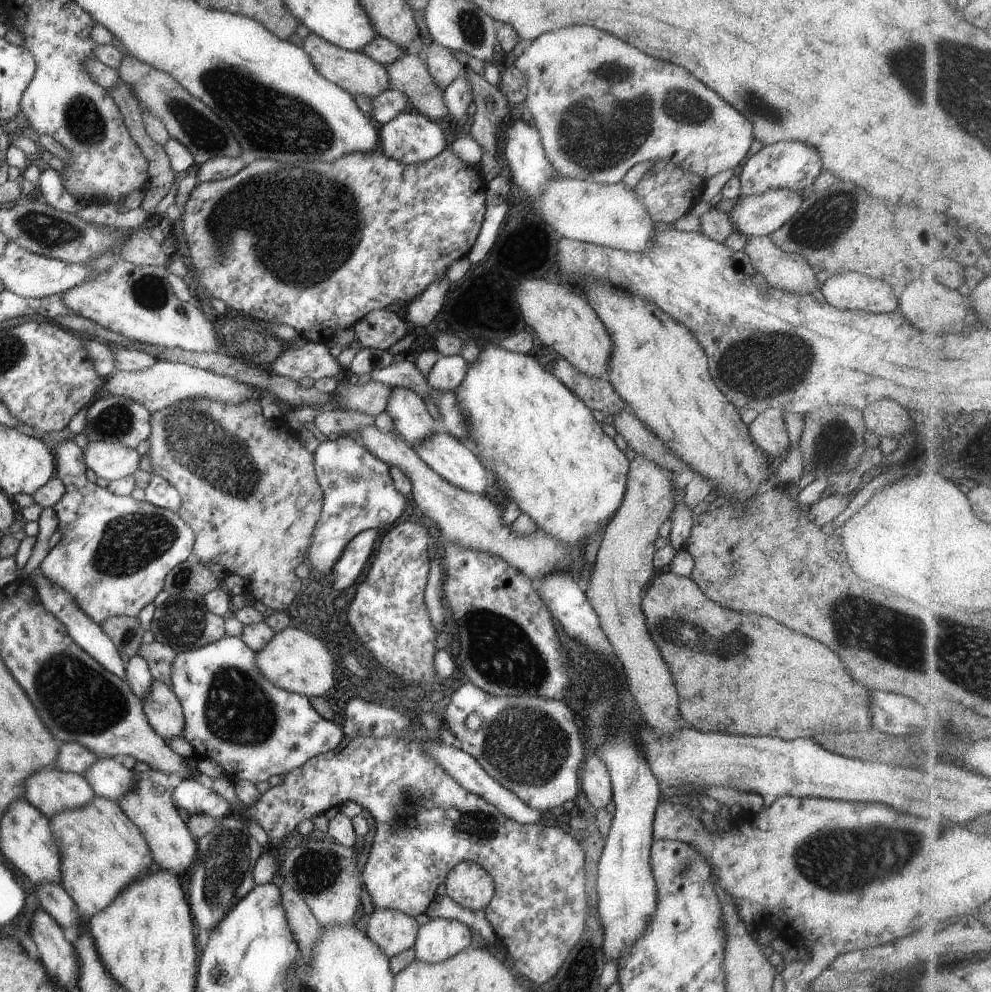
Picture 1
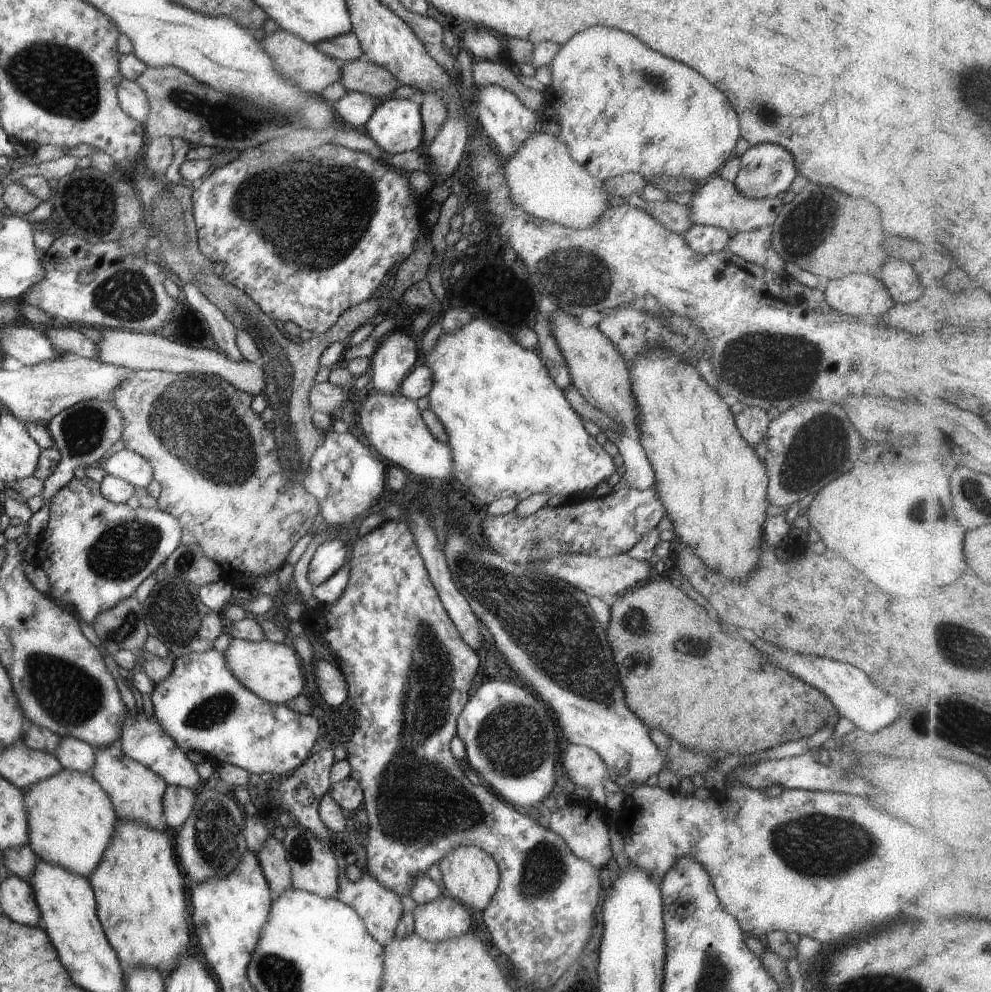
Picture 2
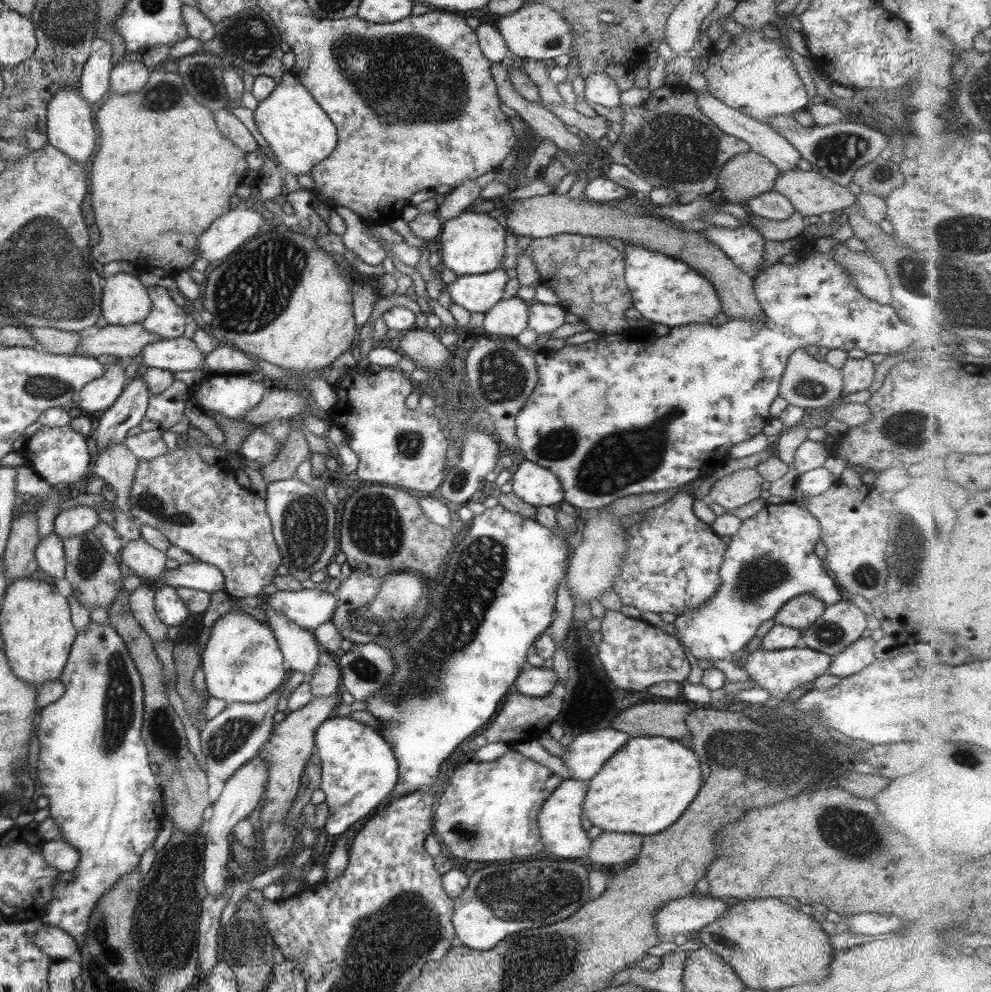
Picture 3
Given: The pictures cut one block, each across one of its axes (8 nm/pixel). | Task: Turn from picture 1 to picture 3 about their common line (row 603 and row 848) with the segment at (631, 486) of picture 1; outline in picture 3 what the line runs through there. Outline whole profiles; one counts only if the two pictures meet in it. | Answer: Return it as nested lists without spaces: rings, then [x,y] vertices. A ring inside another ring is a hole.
[[[602,831],[587,851],[587,860],[599,865],[618,866],[637,858],[641,850],[642,838],[630,833]]]

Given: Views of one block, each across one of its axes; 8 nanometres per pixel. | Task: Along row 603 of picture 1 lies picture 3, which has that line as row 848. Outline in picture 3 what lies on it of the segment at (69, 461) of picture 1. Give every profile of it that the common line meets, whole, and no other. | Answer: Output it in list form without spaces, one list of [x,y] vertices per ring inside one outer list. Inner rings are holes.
[[[89,622],[87,628],[83,628],[83,632],[76,632],[76,636],[71,644],[71,648],[67,657],[67,662],[59,674],[58,680],[64,687],[64,693],[54,702],[51,702],[41,708],[38,712],[38,726],[36,737],[39,744],[39,752],[37,754],[37,766],[35,769],[35,778],[37,778],[33,794],[35,796],[45,796],[49,800],[49,817],[56,823],[59,830],[58,838],[67,844],[71,844],[79,854],[79,862],[77,867],[72,871],[73,879],[57,880],[53,885],[53,895],[45,905],[45,911],[39,920],[42,925],[57,926],[61,930],[65,930],[71,939],[77,944],[78,949],[86,942],[87,920],[95,908],[97,901],[117,880],[123,876],[130,874],[139,865],[141,854],[151,847],[156,840],[158,830],[162,827],[162,821],[165,818],[164,808],[162,806],[162,792],[158,785],[157,777],[149,768],[150,760],[148,758],[147,749],[140,735],[140,728],[143,724],[142,716],[144,712],[142,682],[134,666],[134,662],[129,656],[124,642],[115,632],[115,629],[107,626]]]

